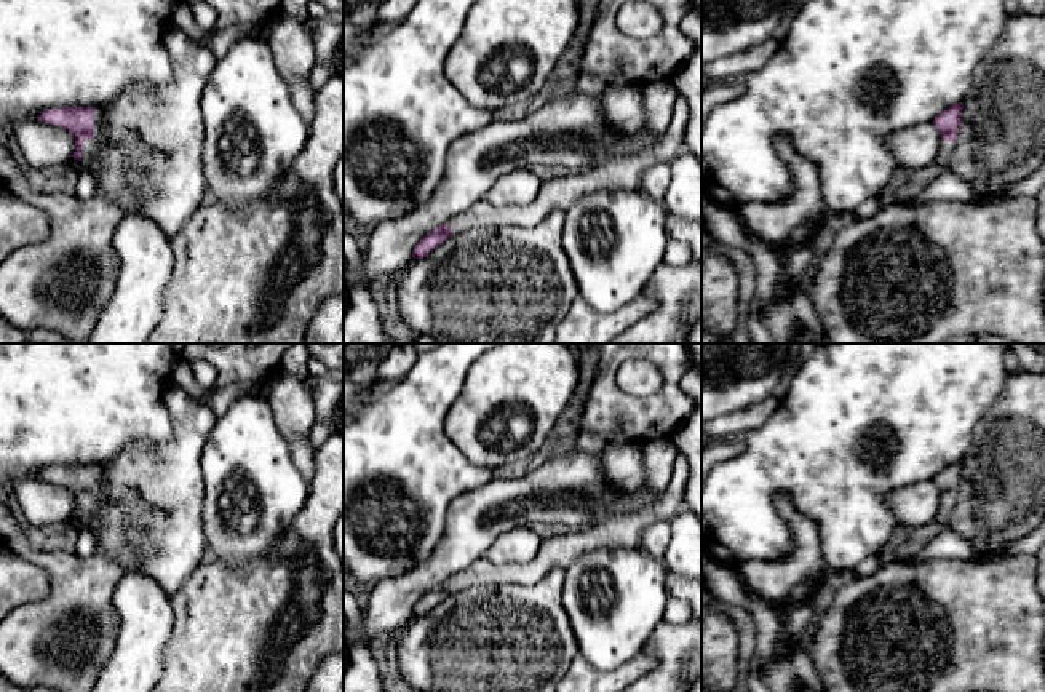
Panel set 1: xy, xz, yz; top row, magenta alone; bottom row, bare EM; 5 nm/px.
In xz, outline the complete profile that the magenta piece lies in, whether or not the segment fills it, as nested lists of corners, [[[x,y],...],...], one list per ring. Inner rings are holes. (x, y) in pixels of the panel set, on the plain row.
[[[679,454],[673,463],[671,479],[666,489],[647,499],[644,505],[580,531],[567,531],[561,535],[543,539],[537,556],[526,564],[494,564],[487,558],[481,558],[427,591],[415,603],[412,615],[427,615],[447,596],[468,587],[537,583],[553,567],[566,569],[575,558],[601,547],[642,548],[642,535],[647,526],[657,521],[671,523],[687,510],[685,489],[689,476],[689,460],[684,454]]]

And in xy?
[[[101,465],[48,467],[38,473],[40,479],[67,487],[75,495],[74,518],[97,521],[102,500],[104,470]]]

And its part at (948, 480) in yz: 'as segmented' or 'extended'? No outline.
extended

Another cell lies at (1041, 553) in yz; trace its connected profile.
[[[1042,545],[1037,553],[1035,553],[1035,559],[1037,559],[1037,588],[1042,595],[1042,598],[1045,599],[1045,545]]]

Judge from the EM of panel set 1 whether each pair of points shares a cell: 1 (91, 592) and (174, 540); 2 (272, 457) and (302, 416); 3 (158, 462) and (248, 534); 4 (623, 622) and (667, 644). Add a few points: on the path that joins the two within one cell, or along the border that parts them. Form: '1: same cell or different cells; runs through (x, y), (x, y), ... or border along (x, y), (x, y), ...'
1: different cells; border along (99, 550), (114, 558), (125, 571)
2: different cells; border along (270, 405), (291, 459), (302, 473)
3: different cells; border along (200, 461), (203, 536)
4: different cells; border along (663, 620), (641, 649)

